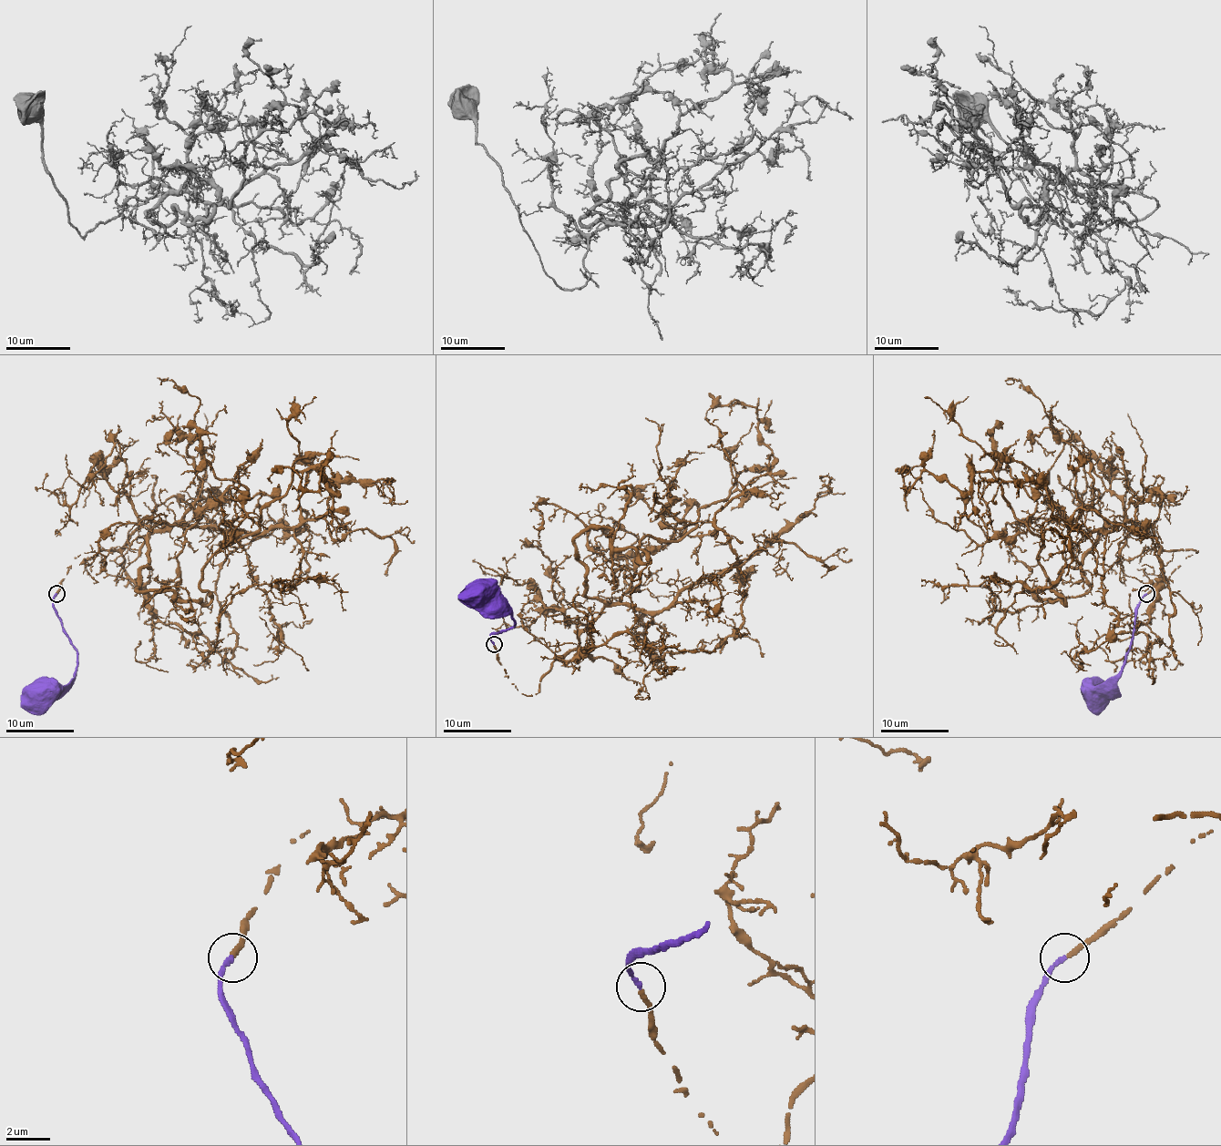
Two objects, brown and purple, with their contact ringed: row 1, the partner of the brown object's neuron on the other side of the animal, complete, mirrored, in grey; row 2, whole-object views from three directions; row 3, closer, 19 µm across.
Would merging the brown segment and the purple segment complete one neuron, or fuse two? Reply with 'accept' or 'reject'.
accept

